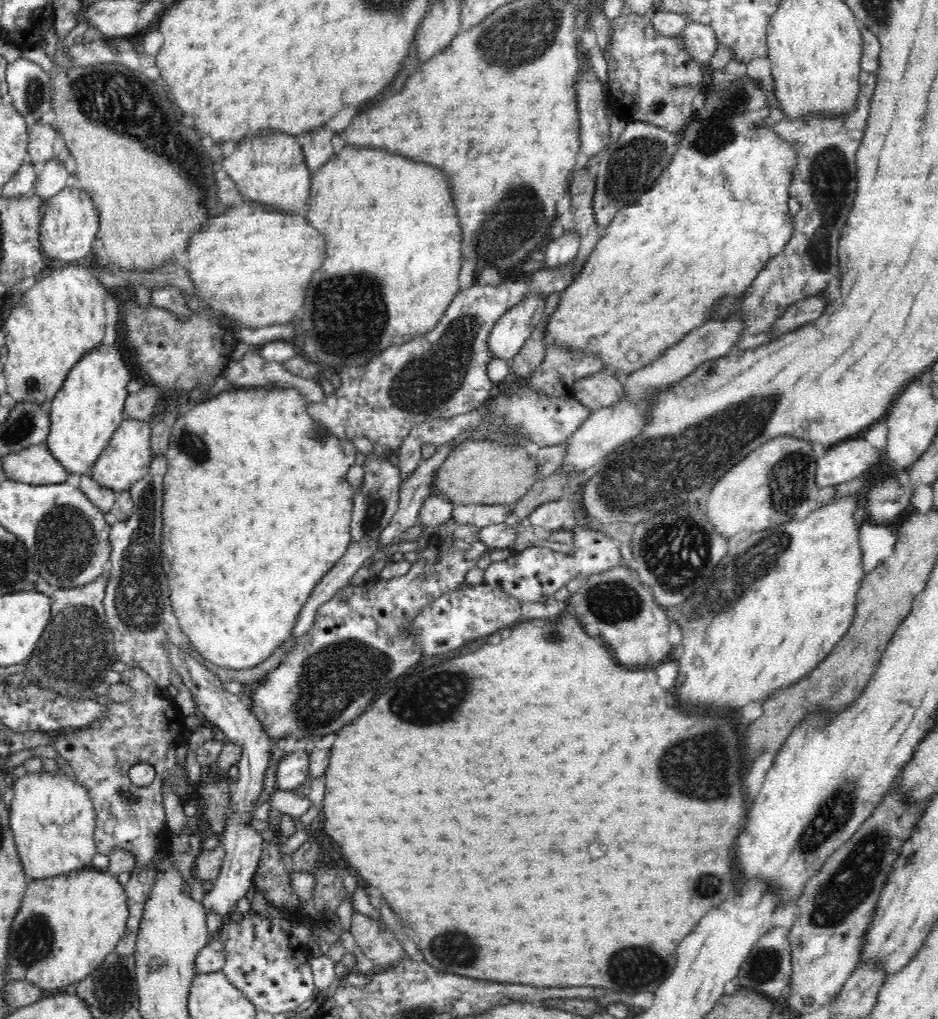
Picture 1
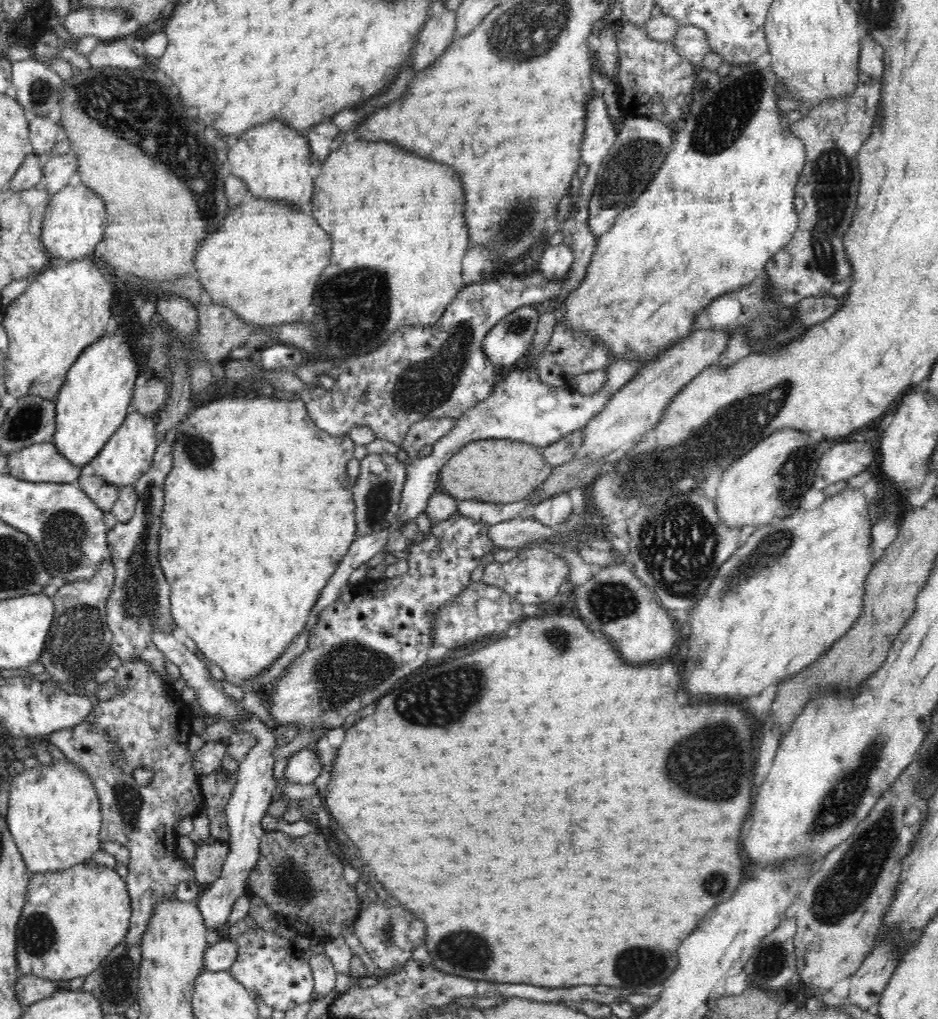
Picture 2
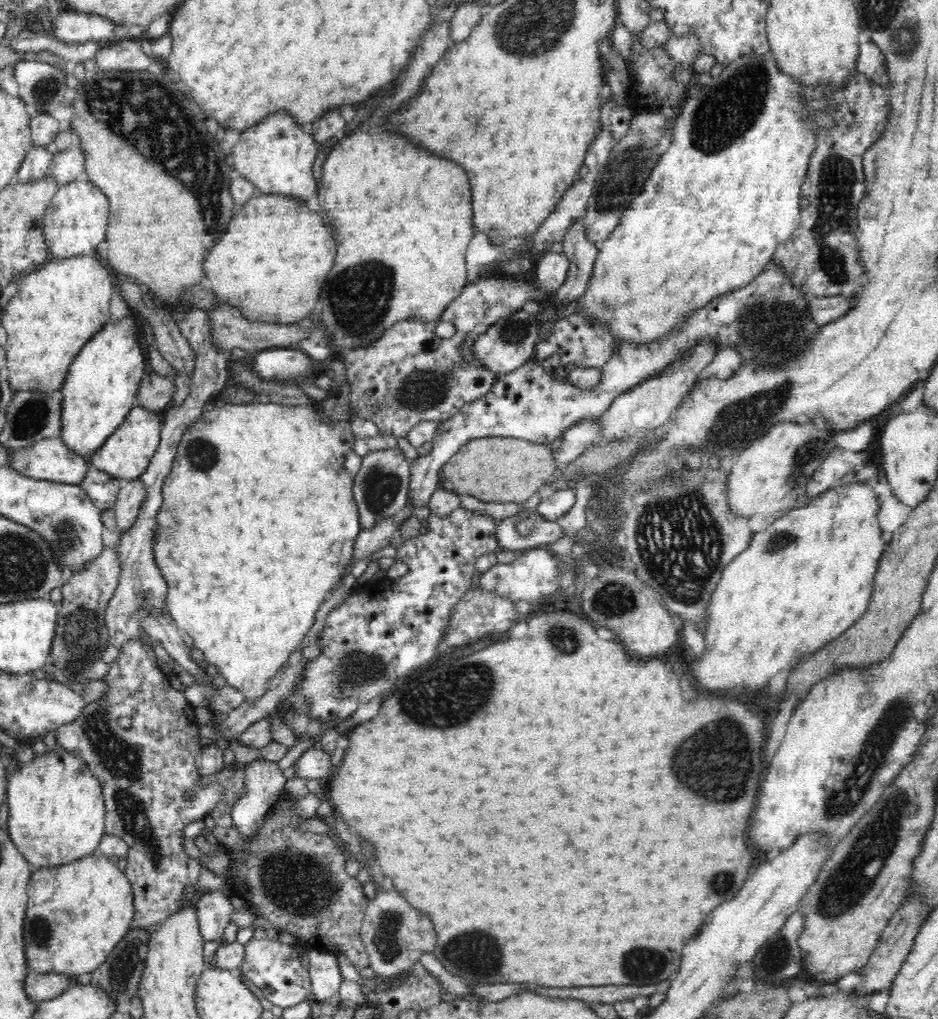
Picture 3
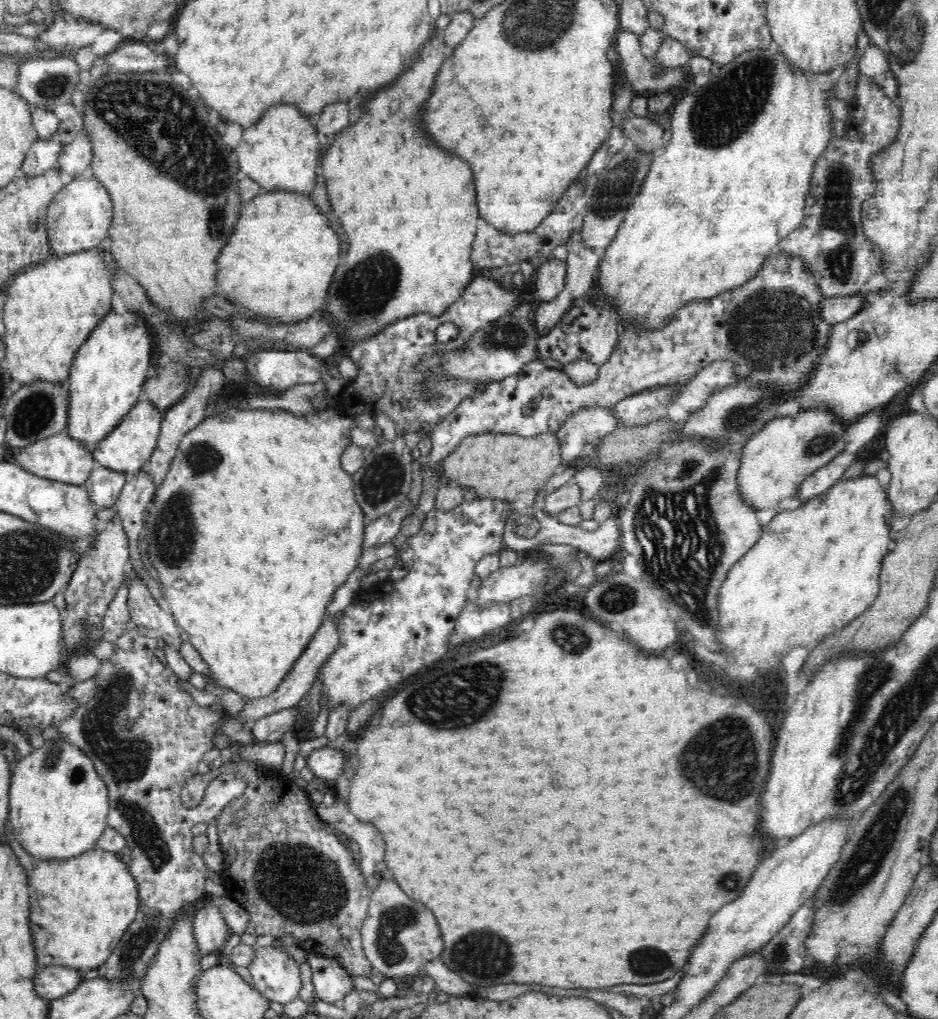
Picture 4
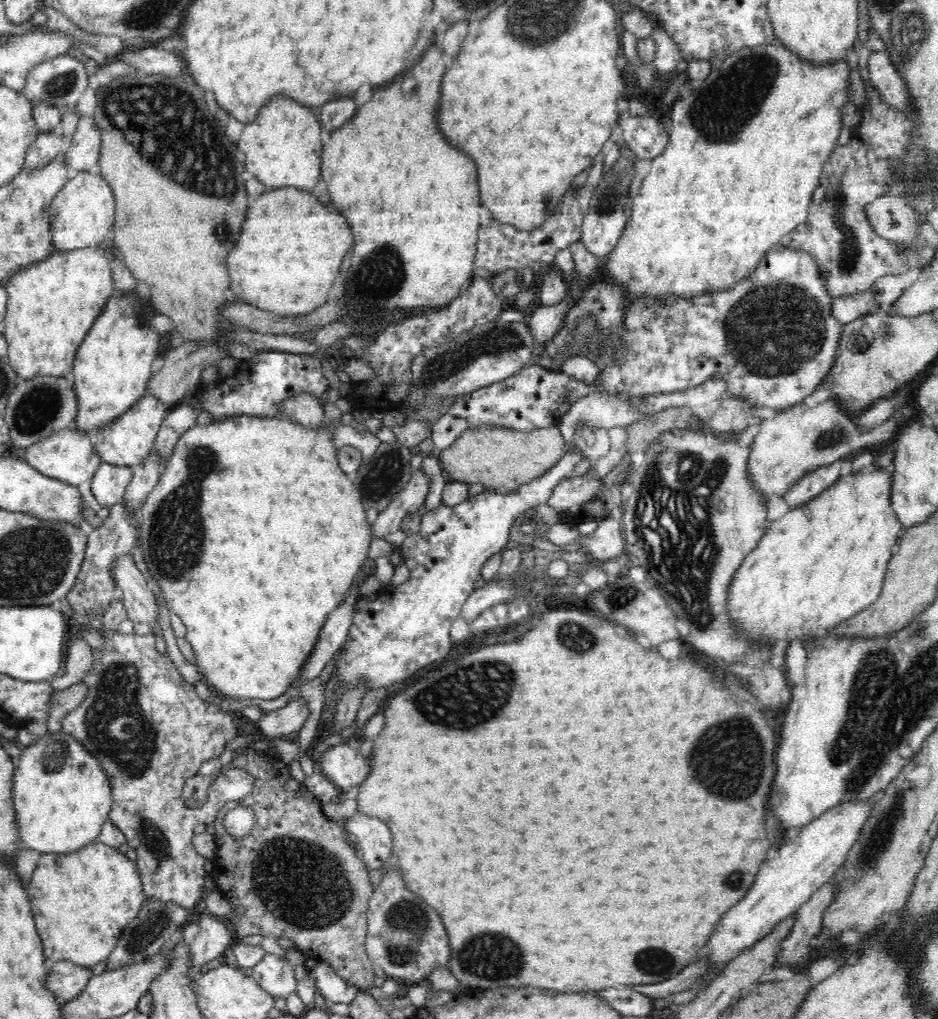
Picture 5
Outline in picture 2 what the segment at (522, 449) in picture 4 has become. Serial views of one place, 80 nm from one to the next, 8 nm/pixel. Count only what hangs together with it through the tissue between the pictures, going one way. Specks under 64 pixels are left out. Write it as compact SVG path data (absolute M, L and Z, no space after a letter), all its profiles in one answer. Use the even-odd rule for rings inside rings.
M512 439L475 440L463 446L442 467L439 489L458 500L510 504L533 494L542 482L546 482L552 470L538 446Z

